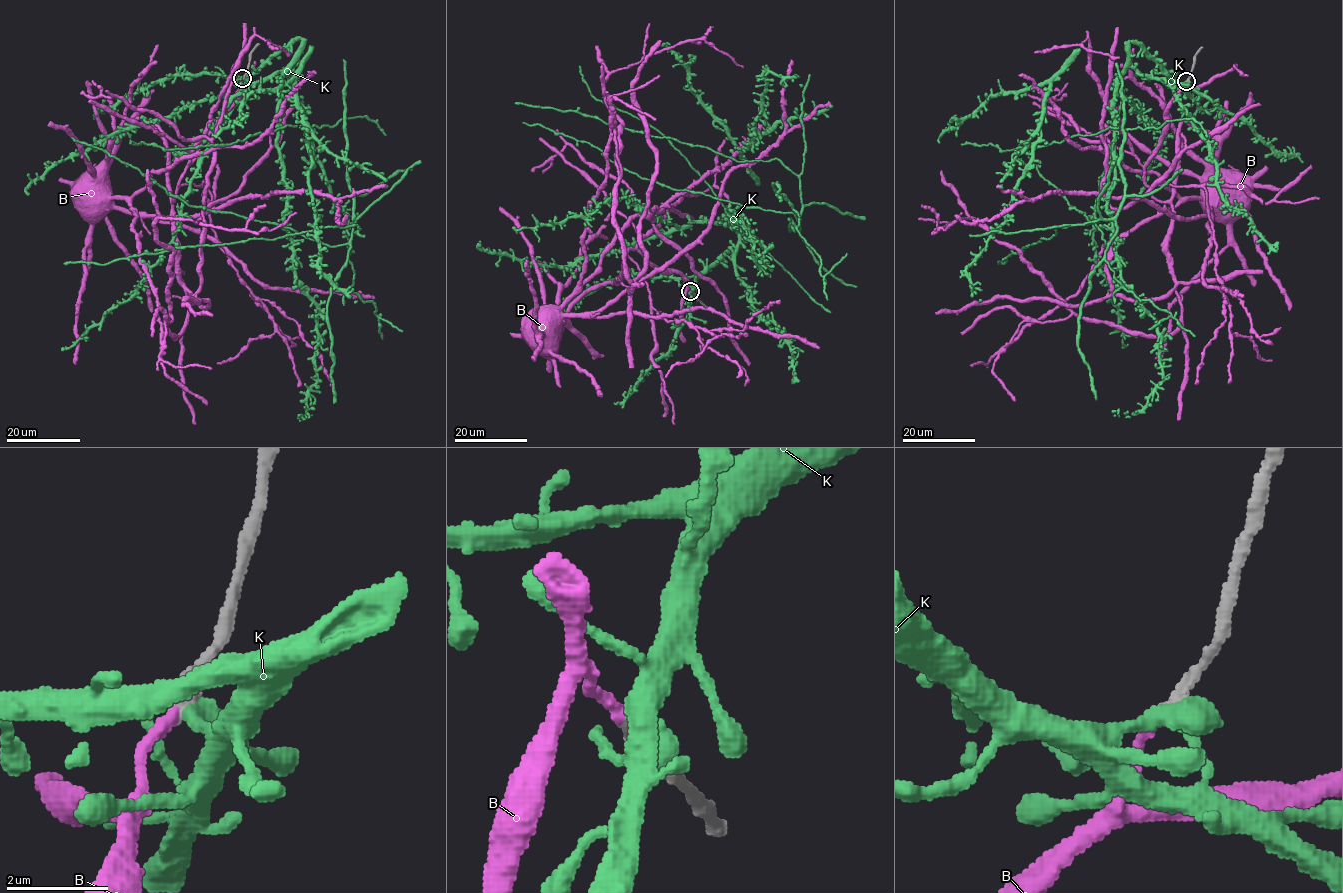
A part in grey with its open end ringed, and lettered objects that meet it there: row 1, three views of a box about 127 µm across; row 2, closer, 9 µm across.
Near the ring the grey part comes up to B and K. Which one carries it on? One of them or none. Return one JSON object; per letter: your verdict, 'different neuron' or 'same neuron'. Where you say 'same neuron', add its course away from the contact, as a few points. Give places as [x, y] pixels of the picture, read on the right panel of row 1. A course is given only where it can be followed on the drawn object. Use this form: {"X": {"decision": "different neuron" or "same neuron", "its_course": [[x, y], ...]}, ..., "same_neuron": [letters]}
{"B": {"decision": "same neuron"}, "K": {"decision": "different neuron"}, "same_neuron": ["B"]}

